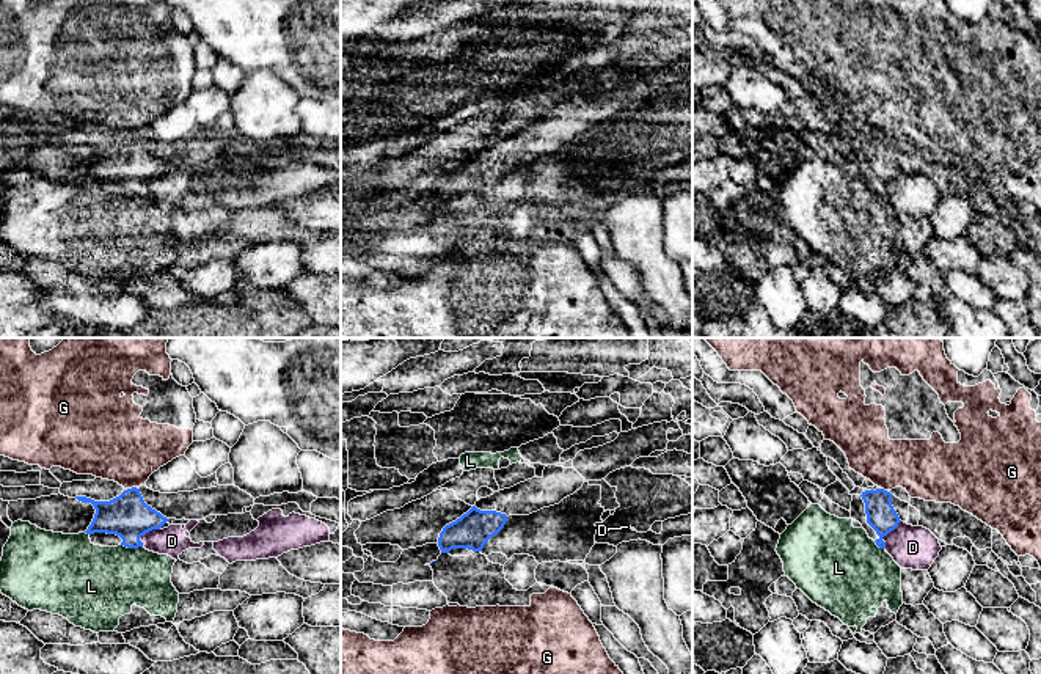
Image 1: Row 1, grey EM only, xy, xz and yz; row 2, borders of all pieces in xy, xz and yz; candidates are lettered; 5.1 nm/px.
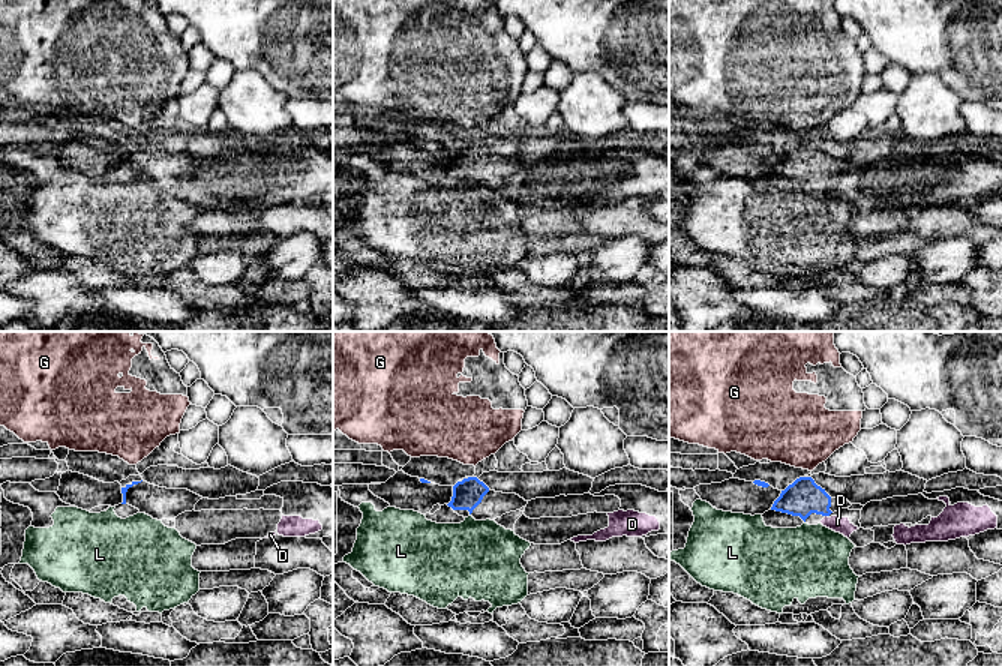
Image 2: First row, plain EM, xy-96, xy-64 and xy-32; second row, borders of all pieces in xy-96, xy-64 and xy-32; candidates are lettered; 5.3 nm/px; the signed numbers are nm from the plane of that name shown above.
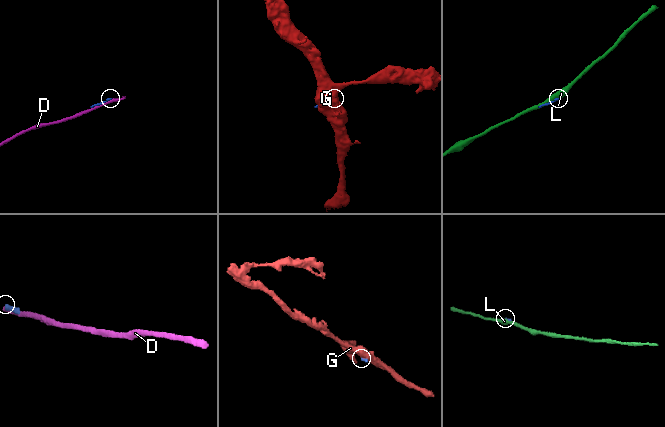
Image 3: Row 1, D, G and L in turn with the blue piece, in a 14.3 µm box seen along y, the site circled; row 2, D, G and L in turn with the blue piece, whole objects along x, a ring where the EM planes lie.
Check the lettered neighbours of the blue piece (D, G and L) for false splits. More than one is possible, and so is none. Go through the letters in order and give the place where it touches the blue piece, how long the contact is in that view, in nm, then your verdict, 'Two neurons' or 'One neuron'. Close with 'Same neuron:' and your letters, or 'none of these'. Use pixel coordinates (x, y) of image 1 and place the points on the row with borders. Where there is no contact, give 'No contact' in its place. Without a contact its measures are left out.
D: Touches blue at yz (887, 533). Shared border 170 nm. Two neurons
G: Touches blue at xy (132, 487). Shared border 50 nm. Two neurons
L: Touches blue at xy (132, 547). Shared border 110 nm. Two neurons
Same neuron: none of these

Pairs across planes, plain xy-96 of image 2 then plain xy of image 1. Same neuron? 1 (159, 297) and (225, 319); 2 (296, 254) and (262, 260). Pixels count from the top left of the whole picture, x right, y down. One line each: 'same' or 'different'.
1: different
2: same

